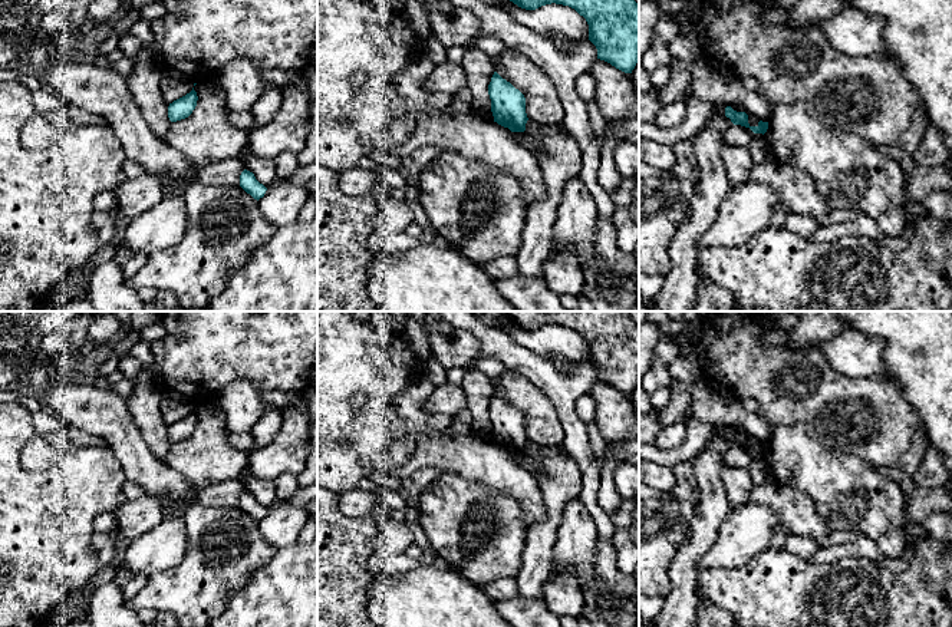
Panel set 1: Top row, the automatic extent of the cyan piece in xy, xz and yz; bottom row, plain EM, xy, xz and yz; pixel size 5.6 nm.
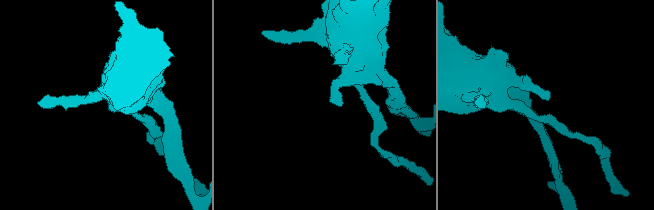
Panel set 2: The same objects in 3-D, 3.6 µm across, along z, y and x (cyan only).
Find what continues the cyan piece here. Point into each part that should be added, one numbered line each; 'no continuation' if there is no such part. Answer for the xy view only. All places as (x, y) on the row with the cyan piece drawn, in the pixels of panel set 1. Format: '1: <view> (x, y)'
no continuation

